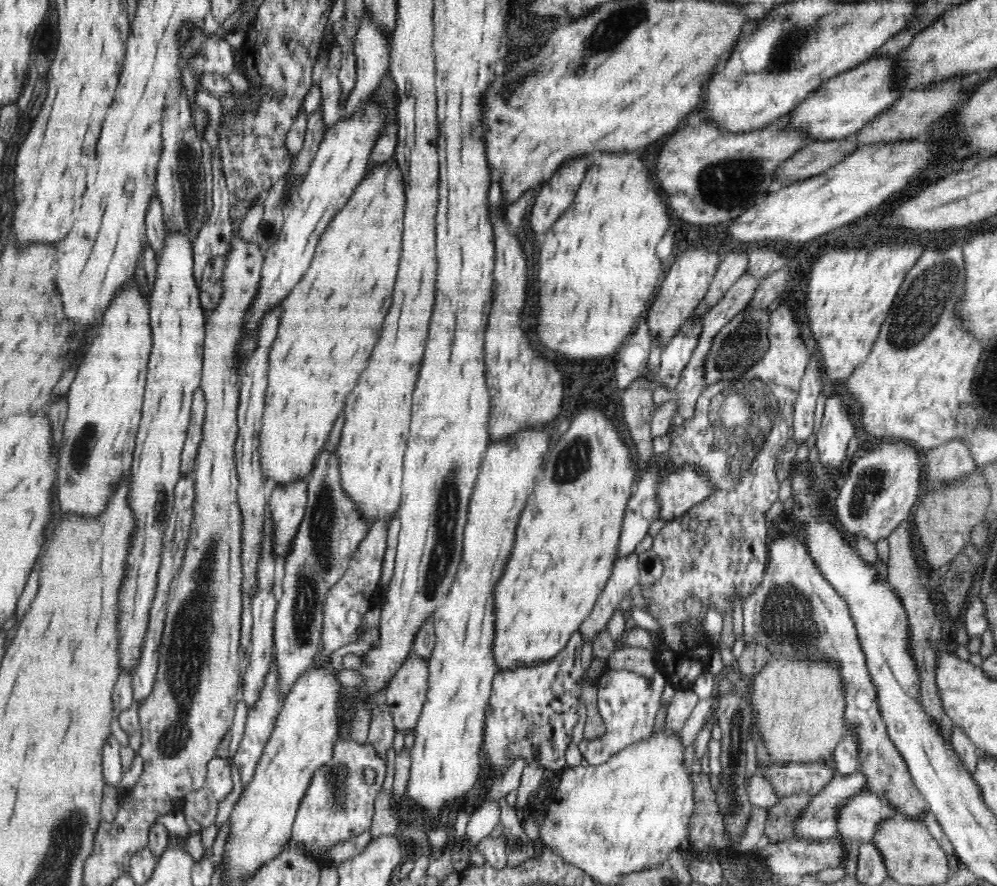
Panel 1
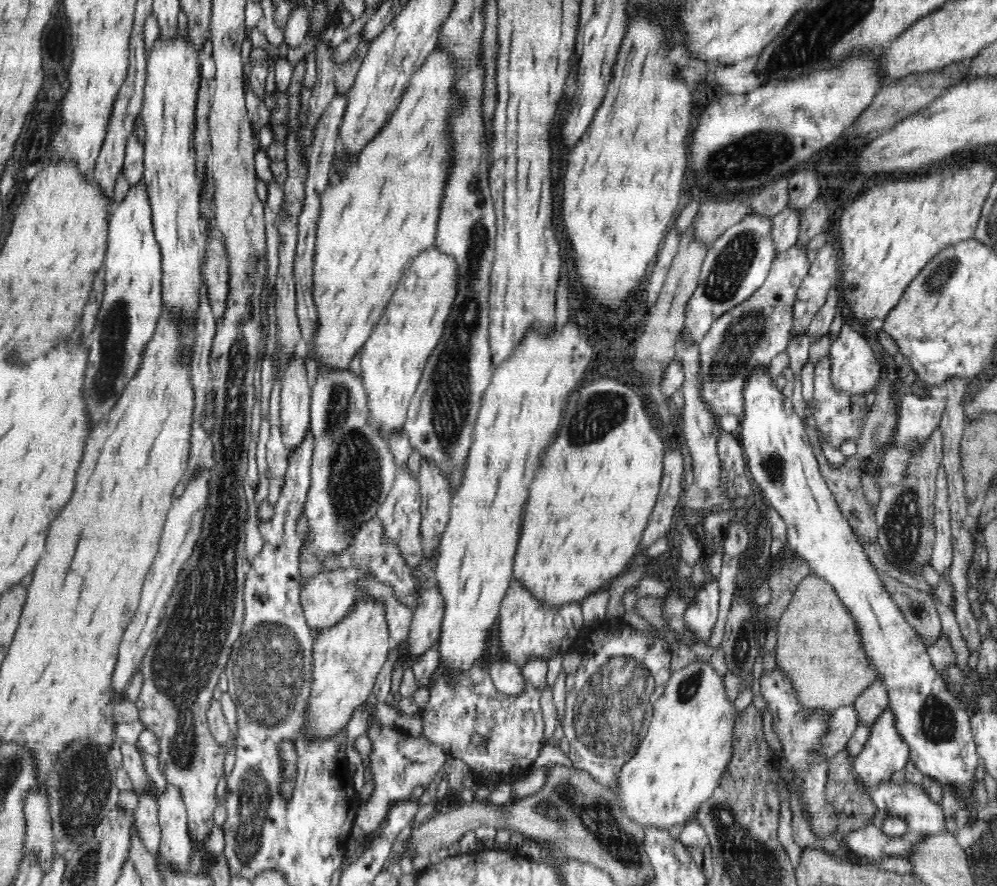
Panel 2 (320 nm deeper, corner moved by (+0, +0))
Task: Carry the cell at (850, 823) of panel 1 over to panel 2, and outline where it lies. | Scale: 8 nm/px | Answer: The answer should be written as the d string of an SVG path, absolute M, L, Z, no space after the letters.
M906 780L882 782L872 791L872 801L877 810L887 810L888 815L904 818L910 832L926 836L946 831L944 809L918 784Z

